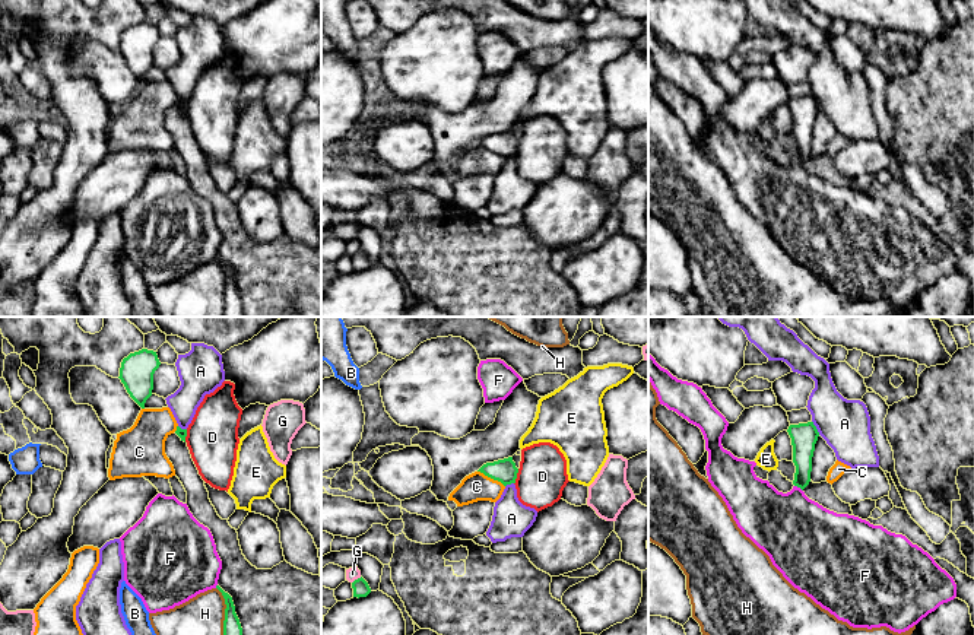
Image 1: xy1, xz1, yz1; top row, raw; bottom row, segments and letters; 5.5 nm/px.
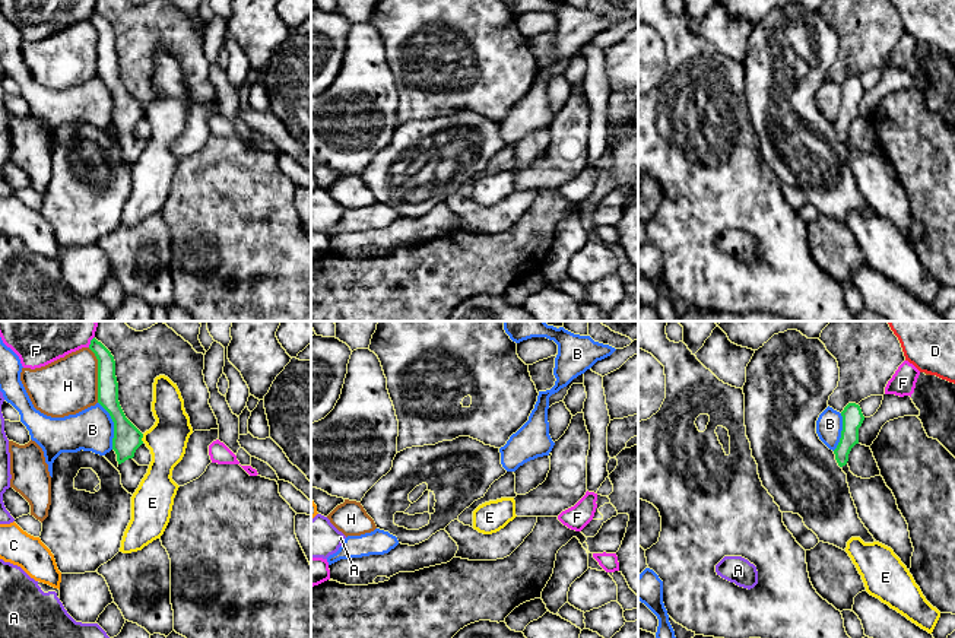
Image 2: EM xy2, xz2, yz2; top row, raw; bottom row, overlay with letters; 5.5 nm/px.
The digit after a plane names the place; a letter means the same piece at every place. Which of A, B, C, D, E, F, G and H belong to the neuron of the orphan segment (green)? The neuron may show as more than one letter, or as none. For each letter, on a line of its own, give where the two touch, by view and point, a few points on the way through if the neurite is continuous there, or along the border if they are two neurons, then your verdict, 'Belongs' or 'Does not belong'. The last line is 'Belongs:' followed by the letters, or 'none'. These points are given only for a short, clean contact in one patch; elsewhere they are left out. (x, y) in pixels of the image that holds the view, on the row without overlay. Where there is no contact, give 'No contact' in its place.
A: Touches green at yz1 (815, 101). Boundary: yz1 (812, 94), (819, 107). Does not belong
B: Touches green at xy2 (114, 98). Does not belong
C: Touches green at xz1 (491, 151). Boundary: xz1 (478, 143), (497, 152), (504, 159). Does not belong
D: Touches green at xz1 (516, 149). Boundary: xz1 (519, 142), (514, 156). Does not belong
E: Touches green at xy2 (142, 110). Boundary: xy2 (143, 107), (142, 114). Does not belong
F: Touches green at yz1 (799, 159). Does not belong
G: Touches green at xz1 (358, 251). Does not belong
H: Touches green at xy1 (225, 288). Boundary: xy1 (216, 260), (225, 278), (224, 316). Does not belong
Belongs: none

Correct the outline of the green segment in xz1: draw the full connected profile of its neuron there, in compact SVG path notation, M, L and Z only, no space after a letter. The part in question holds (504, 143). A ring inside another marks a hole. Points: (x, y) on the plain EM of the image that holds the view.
M508 130L494 136L486 136L478 145L507 159L515 156L518 142L515 140L513 130Z

